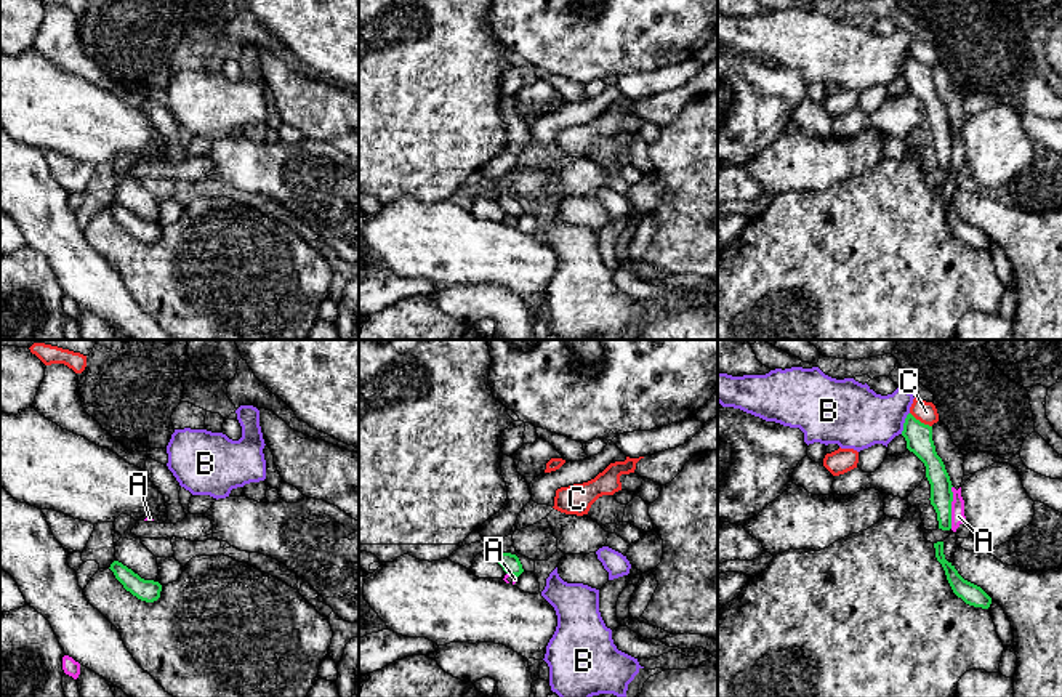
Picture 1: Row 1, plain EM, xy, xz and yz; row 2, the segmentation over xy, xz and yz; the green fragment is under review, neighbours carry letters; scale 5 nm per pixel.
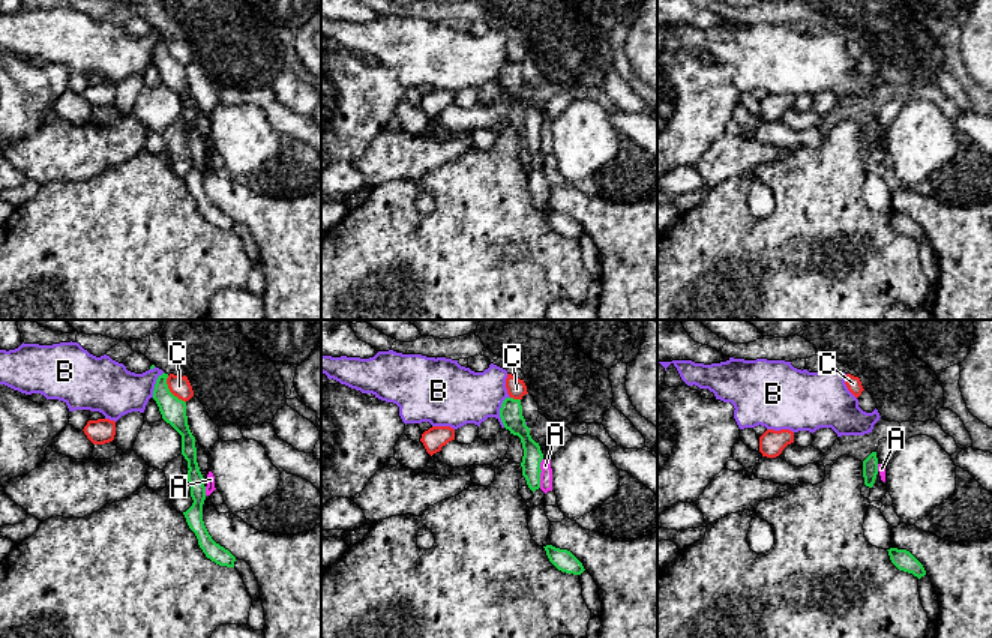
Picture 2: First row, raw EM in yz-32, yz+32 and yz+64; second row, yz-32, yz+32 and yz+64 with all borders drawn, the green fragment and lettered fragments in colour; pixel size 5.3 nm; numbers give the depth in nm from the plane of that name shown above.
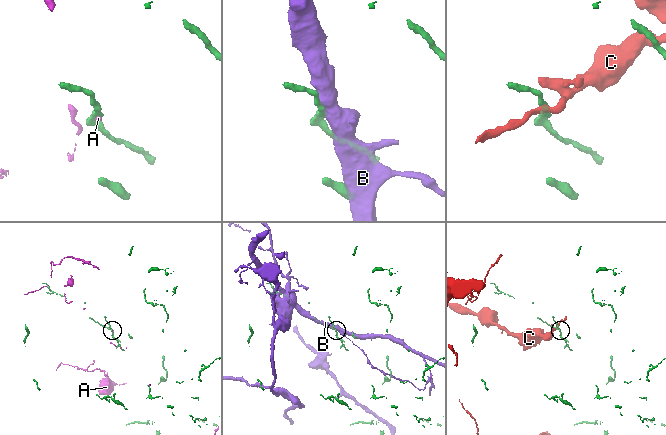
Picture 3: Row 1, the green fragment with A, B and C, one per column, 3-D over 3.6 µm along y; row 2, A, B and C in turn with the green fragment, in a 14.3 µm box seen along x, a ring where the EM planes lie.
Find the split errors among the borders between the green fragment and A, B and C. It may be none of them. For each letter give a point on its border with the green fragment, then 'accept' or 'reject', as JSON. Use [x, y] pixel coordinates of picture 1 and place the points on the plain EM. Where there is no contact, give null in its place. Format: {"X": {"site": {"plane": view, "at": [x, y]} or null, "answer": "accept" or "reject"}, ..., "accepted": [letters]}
{"A": {"site": {"plane": "yz", "at": [950, 148]}, "answer": "reject"}, "B": {"site": {"plane": "yz", "at": [904, 64]}, "answer": "reject"}, "C": {"site": {"plane": "yz", "at": [920, 63]}, "answer": "reject"}, "accepted": []}

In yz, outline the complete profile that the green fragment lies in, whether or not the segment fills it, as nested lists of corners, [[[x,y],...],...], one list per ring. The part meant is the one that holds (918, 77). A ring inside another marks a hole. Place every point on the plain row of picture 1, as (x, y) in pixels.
[[[911,54],[907,56],[902,77],[907,90],[926,107],[926,119],[931,125],[931,146],[937,154],[939,170],[951,170],[951,122],[942,99],[935,93],[932,67],[921,64]]]

